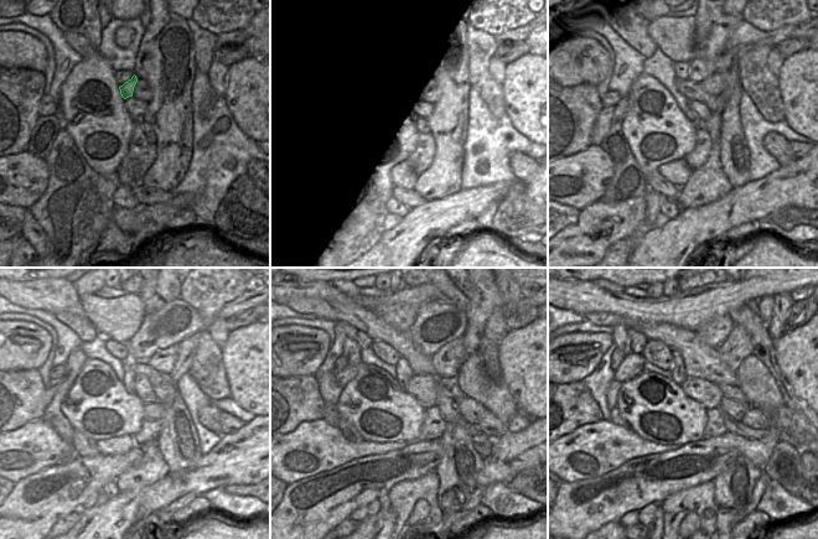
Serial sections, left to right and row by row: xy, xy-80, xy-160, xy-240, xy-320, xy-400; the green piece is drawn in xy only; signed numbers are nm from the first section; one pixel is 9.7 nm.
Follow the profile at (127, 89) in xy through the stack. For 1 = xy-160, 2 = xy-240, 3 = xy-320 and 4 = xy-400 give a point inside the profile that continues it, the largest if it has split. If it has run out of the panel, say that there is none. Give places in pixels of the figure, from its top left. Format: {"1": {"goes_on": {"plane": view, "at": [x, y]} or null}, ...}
{"1": {"goes_on": {"plane": "xy-160", "at": [744, 36]}}, "2": {"goes_on": {"plane": "xy-240", "at": [175, 320]}}, "3": {"goes_on": {"plane": "xy-320", "at": [436, 324]}}, "4": {"goes_on": {"plane": "xy-400", "at": [714, 332]}}}

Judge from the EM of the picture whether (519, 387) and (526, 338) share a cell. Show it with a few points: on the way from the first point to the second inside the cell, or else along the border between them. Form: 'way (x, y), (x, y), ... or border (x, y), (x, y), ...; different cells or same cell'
way (526, 374), (526, 351); same cell

